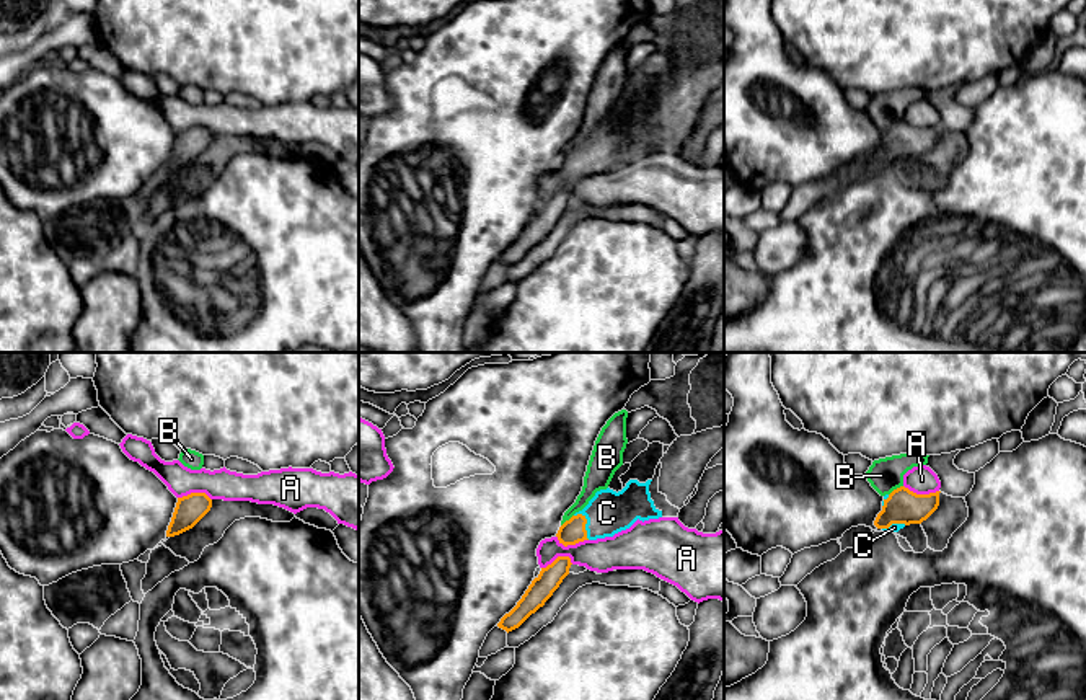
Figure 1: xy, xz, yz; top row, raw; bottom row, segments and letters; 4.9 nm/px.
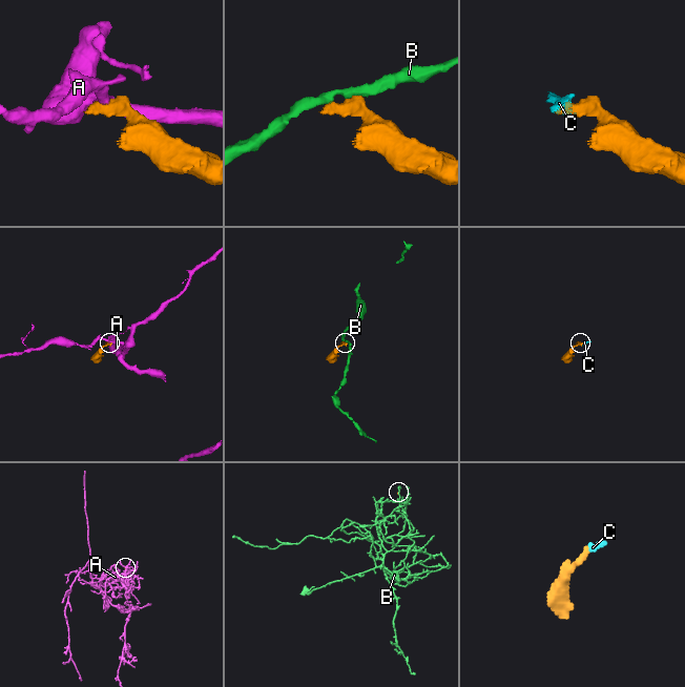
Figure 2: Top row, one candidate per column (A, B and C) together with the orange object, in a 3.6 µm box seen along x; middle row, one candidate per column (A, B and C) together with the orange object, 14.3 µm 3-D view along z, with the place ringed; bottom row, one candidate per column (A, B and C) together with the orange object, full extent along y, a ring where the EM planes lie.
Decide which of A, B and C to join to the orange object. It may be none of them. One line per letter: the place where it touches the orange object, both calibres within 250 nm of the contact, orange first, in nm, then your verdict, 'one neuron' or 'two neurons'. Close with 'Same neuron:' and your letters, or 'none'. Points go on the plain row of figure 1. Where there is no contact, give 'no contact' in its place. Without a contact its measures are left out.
A: contact xz (571, 178); calibres 120 and 180 nm; two neurons
B: contact yz (897, 123); calibres 170 and 160 nm; two neurons
C: contact xz (586, 157); calibres 120 and 220 nm; one neuron
Same neuron: C

